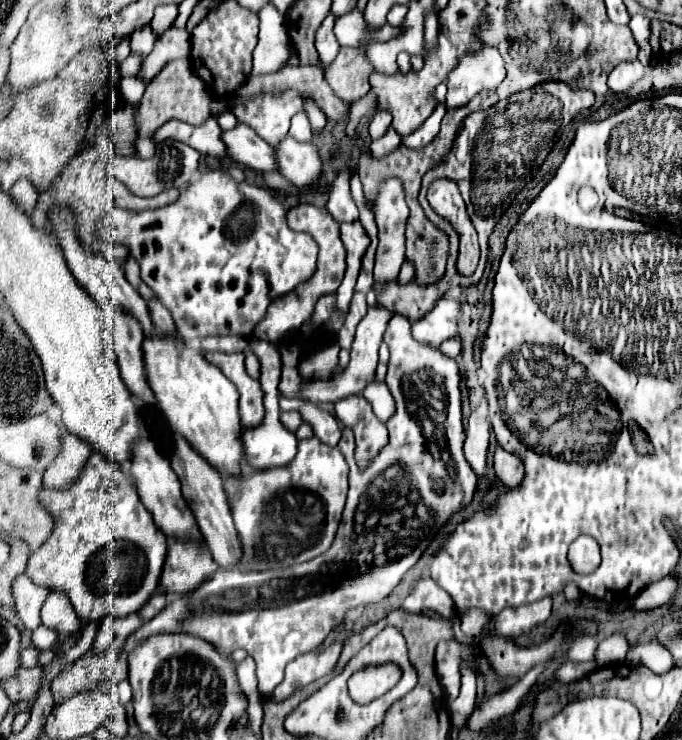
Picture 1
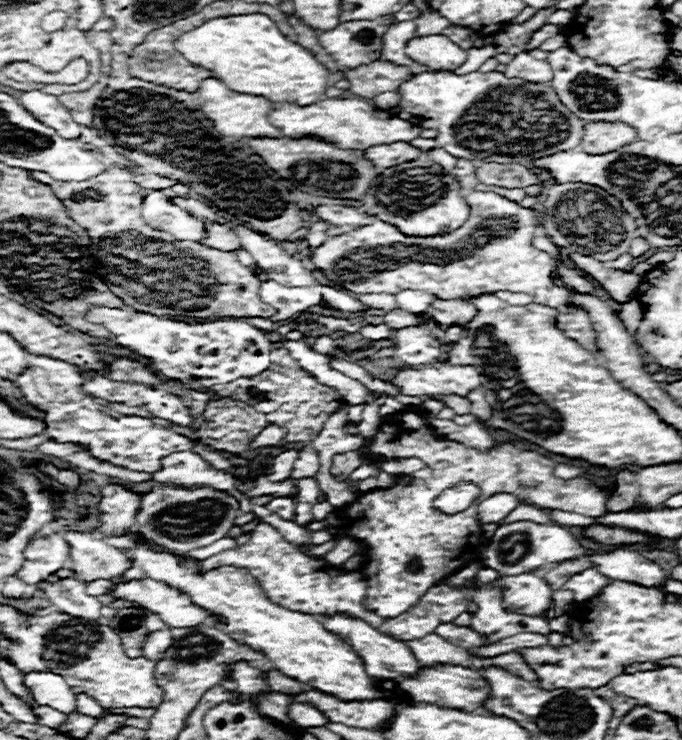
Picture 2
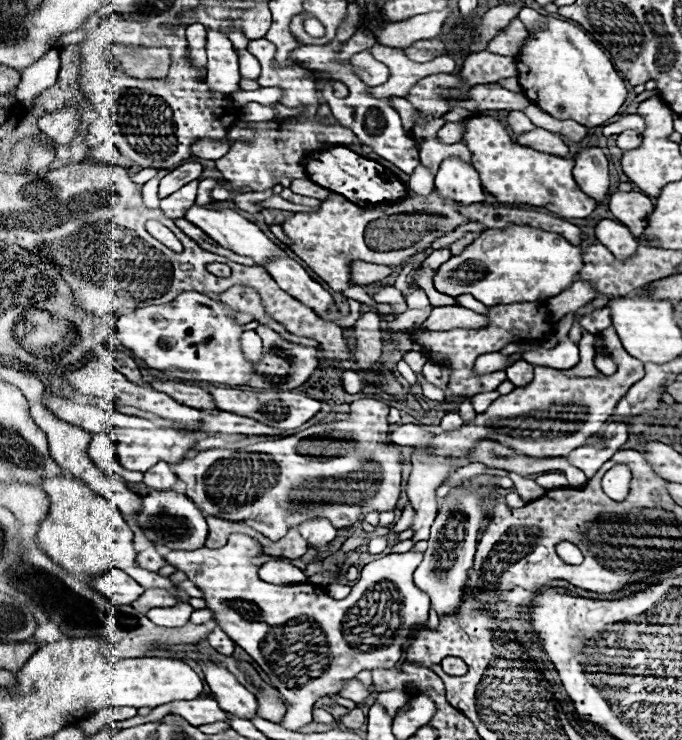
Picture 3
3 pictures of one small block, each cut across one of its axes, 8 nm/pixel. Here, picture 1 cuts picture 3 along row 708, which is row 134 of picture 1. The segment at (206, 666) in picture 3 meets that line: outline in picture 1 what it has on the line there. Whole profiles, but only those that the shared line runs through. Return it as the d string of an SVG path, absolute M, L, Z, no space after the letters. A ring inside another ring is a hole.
M238 124L234 130L222 134L228 154L242 166L254 168L258 172L278 172L276 150L266 144L250 126Z

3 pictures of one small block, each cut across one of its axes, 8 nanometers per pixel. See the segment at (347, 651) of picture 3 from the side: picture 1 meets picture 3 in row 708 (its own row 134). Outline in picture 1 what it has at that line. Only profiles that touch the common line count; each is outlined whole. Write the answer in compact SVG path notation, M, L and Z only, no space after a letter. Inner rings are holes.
M300 112L298 116L294 116L288 136L292 136L298 142L310 142L312 140L312 130L310 130L310 122L308 122L306 112Z

